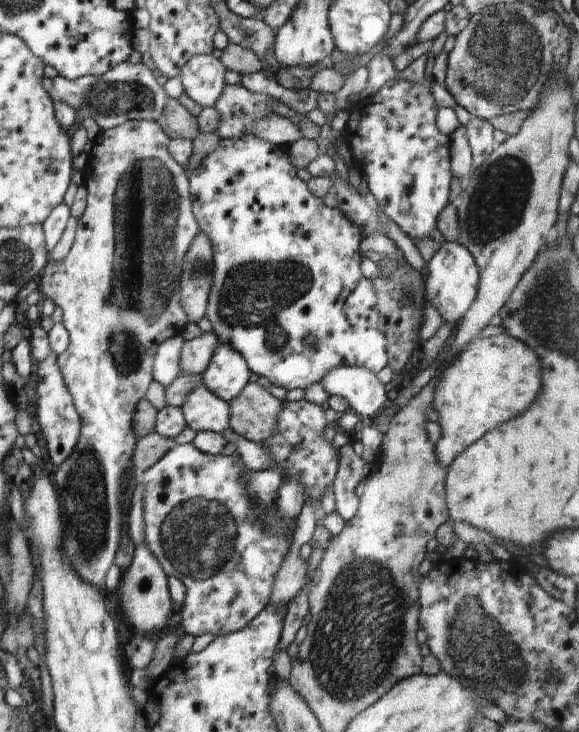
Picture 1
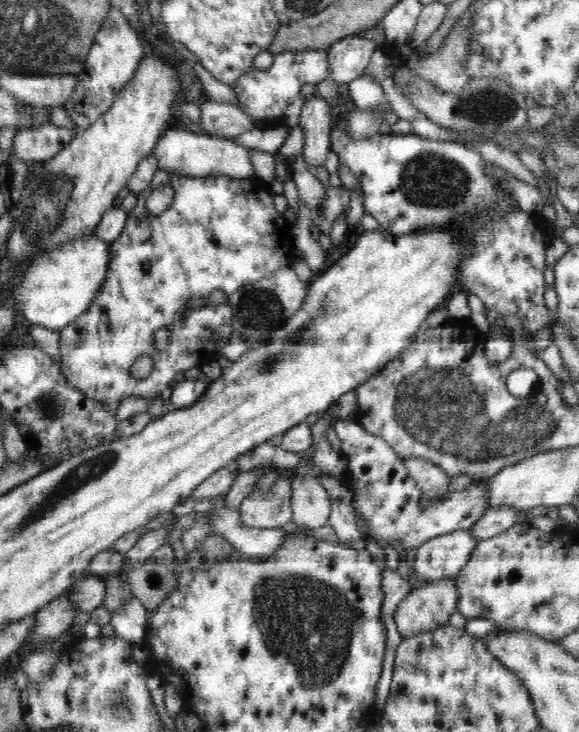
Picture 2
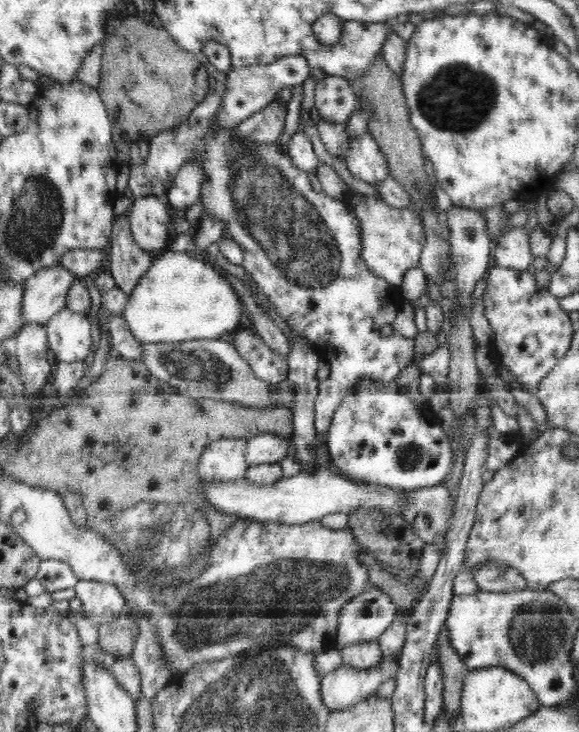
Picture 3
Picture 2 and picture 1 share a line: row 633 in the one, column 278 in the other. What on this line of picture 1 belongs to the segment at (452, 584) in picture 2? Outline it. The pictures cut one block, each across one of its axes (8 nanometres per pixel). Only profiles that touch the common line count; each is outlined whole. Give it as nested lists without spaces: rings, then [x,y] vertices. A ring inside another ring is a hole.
[[[248,383],[230,405],[230,428],[255,443],[268,440],[276,430],[282,401],[257,383]]]

